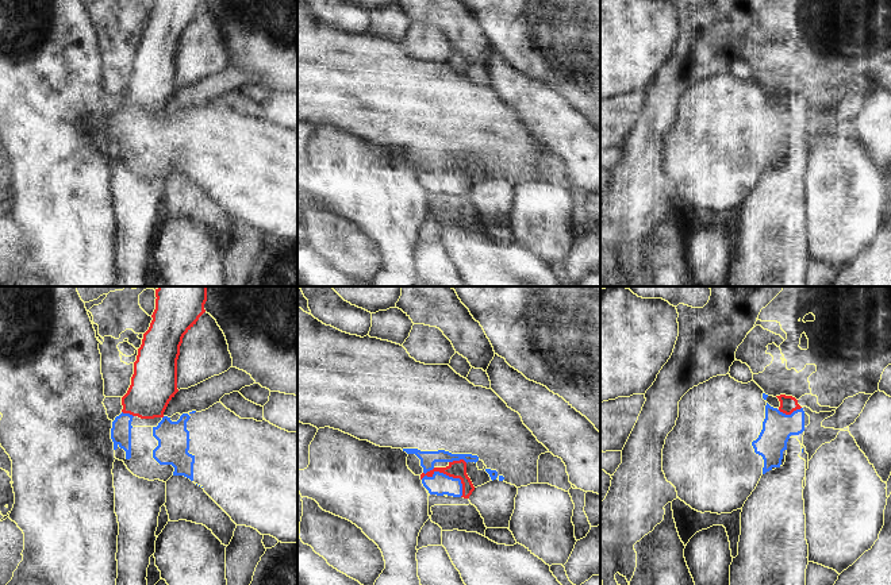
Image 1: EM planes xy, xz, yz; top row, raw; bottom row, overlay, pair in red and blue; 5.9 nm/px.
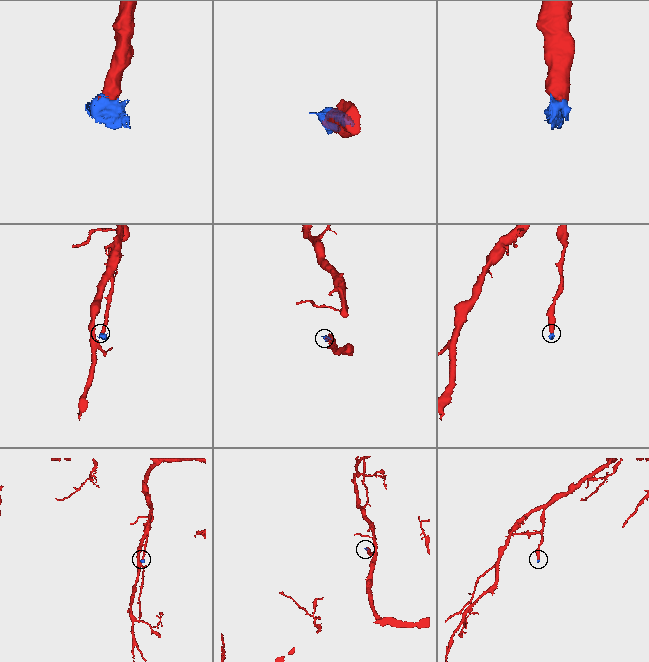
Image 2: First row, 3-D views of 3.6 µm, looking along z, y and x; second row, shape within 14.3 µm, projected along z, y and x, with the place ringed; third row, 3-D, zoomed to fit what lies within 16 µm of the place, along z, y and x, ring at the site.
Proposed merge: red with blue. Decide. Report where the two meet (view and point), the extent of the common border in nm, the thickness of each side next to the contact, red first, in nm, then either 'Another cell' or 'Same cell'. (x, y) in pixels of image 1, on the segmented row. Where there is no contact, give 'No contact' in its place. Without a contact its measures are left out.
Touches red at xz (449, 476). Shared border 280 nm. Thickness 110 nm (red) against 140 nm. Same cell.

